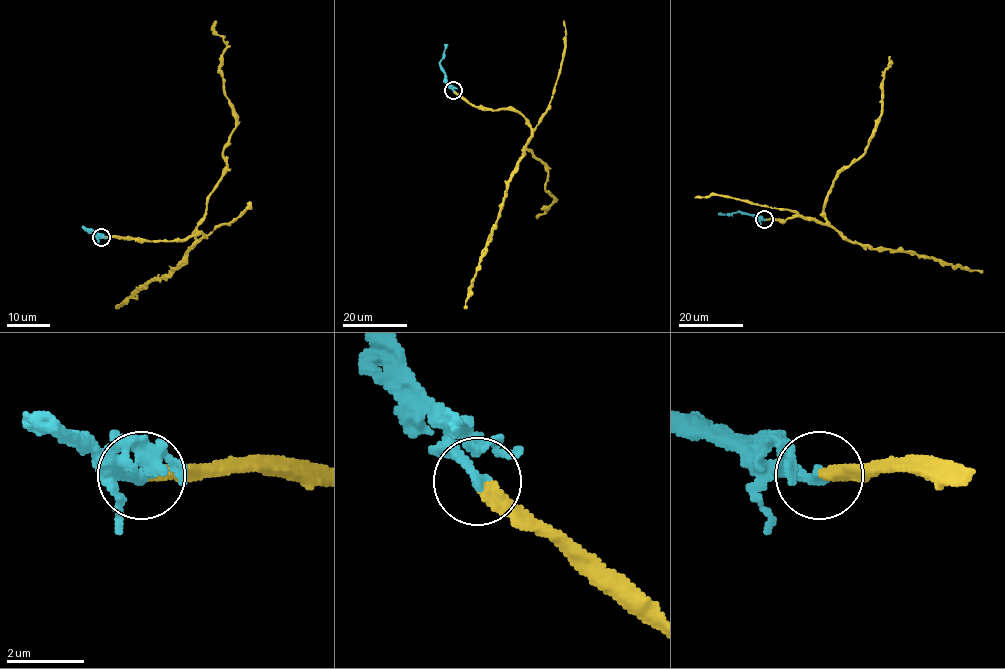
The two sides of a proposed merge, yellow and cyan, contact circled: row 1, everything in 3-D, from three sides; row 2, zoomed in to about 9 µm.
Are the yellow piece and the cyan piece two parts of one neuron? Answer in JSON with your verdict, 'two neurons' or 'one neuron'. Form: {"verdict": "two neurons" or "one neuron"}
{"verdict": "one neuron"}

